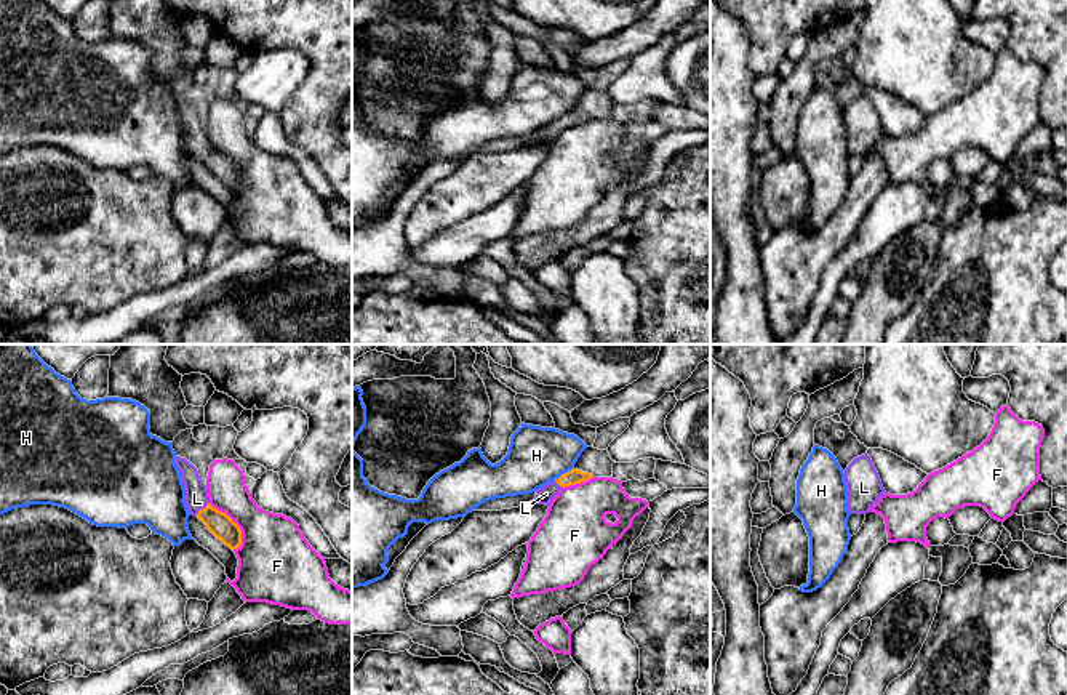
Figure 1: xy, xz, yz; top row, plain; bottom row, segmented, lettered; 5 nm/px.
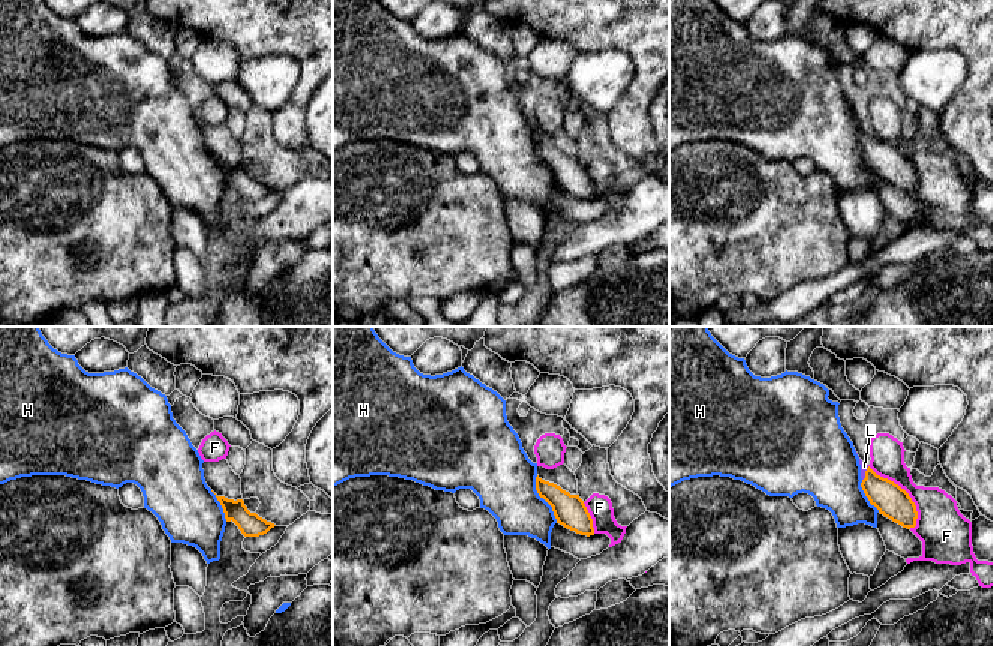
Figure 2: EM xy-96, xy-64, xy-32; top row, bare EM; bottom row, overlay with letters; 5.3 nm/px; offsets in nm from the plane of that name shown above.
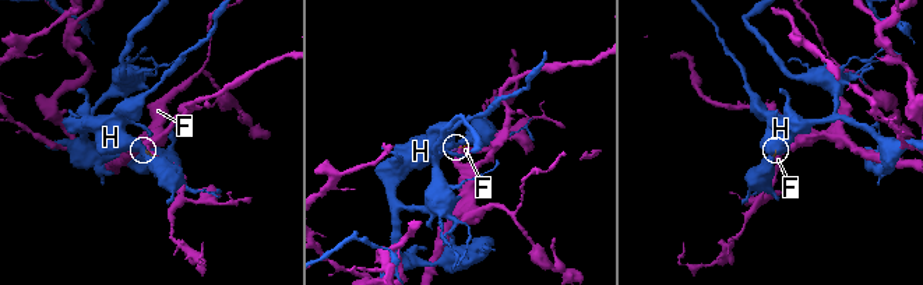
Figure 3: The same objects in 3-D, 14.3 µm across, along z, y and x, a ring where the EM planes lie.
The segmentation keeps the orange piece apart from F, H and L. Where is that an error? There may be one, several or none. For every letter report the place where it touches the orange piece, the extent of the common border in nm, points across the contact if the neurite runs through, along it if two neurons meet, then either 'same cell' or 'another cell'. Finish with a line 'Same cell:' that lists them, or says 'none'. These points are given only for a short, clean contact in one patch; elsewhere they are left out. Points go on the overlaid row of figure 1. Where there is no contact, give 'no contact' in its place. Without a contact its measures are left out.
F: meets orange in xy at (234, 522); contact 280 nm long; border along xy (208, 503), (223, 511), (239, 527), (239, 548); another cell
H: meets orange in xz at (565, 473); contact 120 nm long; border along xz (573, 466), (554, 479); another cell
L: meets orange in xy at (203, 508); contact 100 nm long; runs through xy (219, 524), (203, 508), (197, 498); same cell
Same cell: L

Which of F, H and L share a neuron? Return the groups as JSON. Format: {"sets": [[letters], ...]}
{"sets": [["F"], ["H"], ["L"]]}

